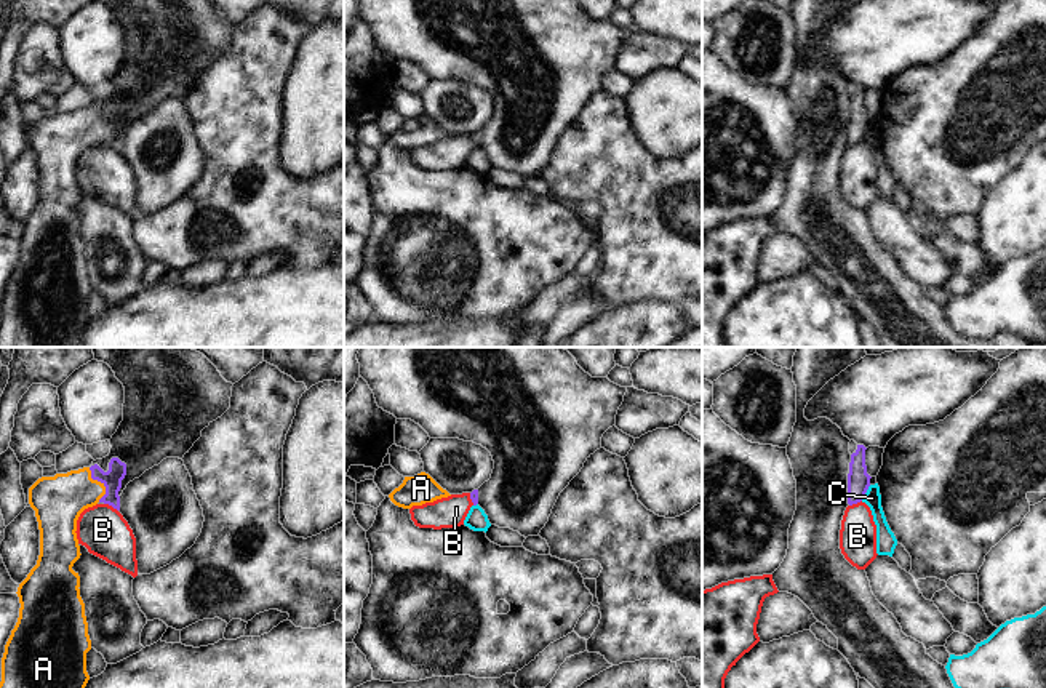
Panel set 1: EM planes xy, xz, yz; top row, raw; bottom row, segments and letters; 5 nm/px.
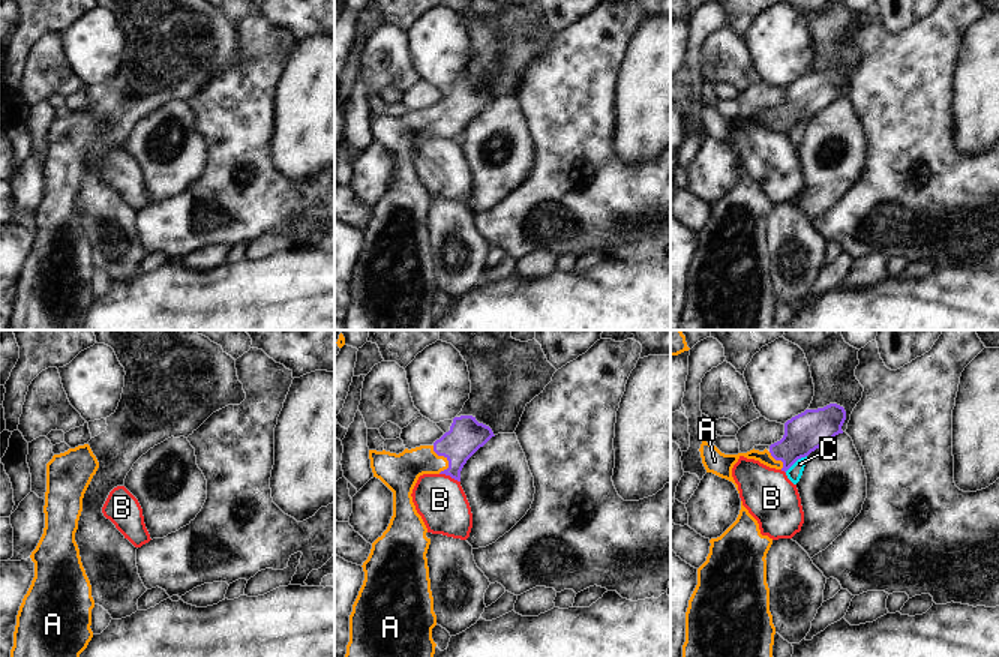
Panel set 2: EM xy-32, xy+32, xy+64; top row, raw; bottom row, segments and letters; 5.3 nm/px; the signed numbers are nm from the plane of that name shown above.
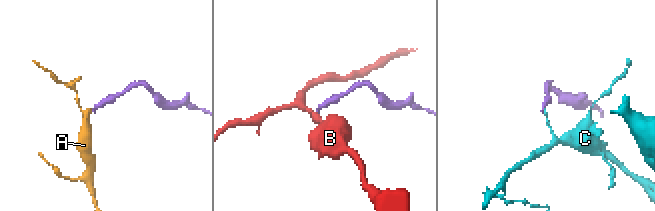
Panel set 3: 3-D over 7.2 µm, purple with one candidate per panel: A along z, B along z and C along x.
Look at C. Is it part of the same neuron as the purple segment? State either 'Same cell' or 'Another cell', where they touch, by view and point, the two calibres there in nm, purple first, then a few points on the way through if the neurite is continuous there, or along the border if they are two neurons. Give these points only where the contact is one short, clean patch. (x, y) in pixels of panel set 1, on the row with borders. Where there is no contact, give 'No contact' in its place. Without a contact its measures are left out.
Another cell. Touches purple at yz (866, 492). Thickness 110 nm (purple) against 90 nm. Boundary: yz (870, 485), (861, 500).

